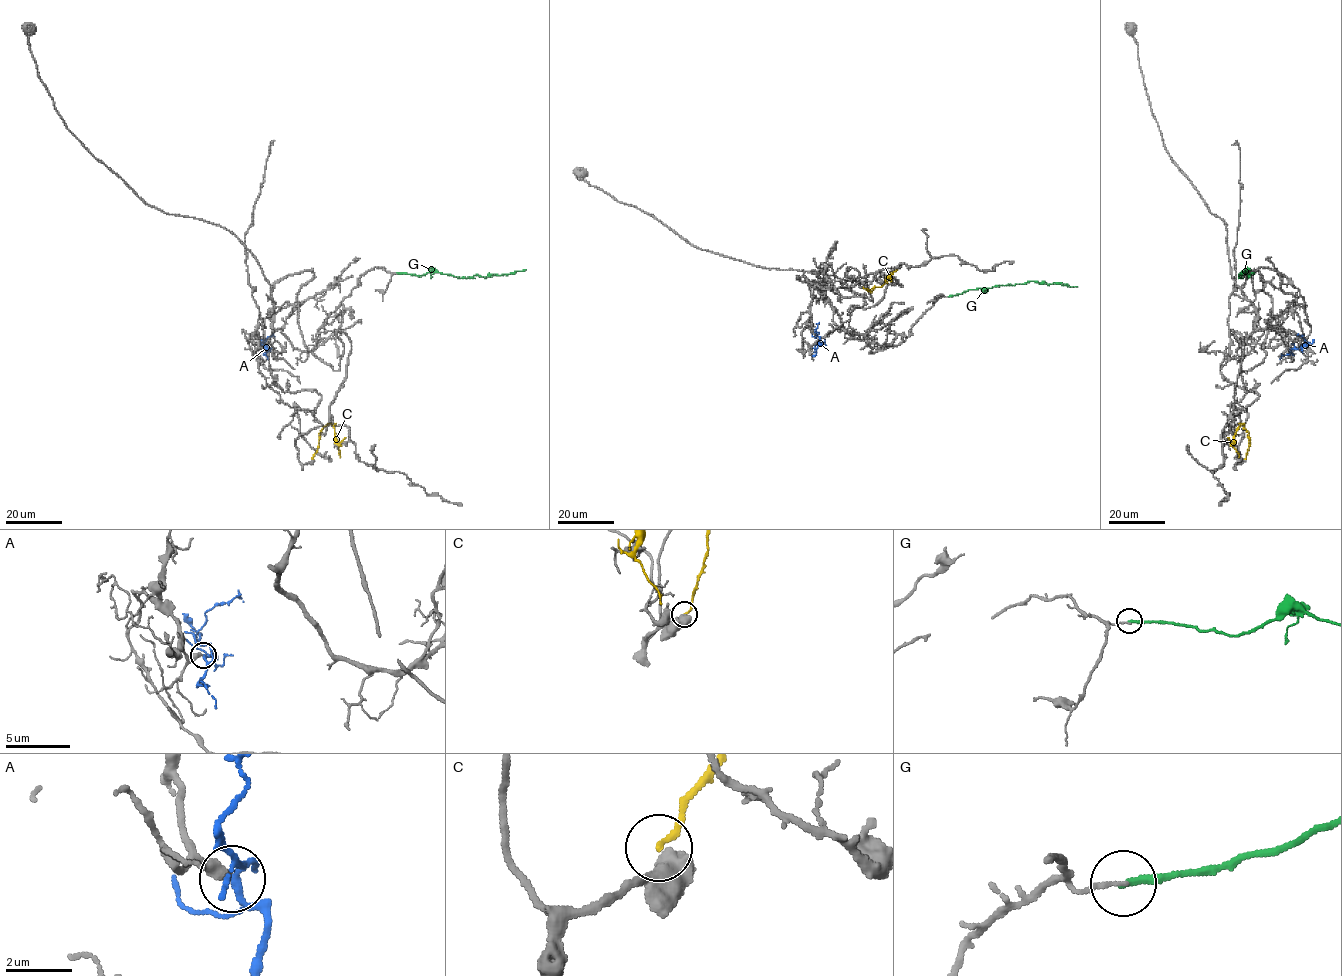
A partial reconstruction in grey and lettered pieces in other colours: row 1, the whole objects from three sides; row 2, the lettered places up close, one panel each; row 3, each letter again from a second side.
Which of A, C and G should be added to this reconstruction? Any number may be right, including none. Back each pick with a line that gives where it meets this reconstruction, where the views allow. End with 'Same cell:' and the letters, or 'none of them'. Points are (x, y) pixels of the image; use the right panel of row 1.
A: contact (1291, 348)
Same cell: A

